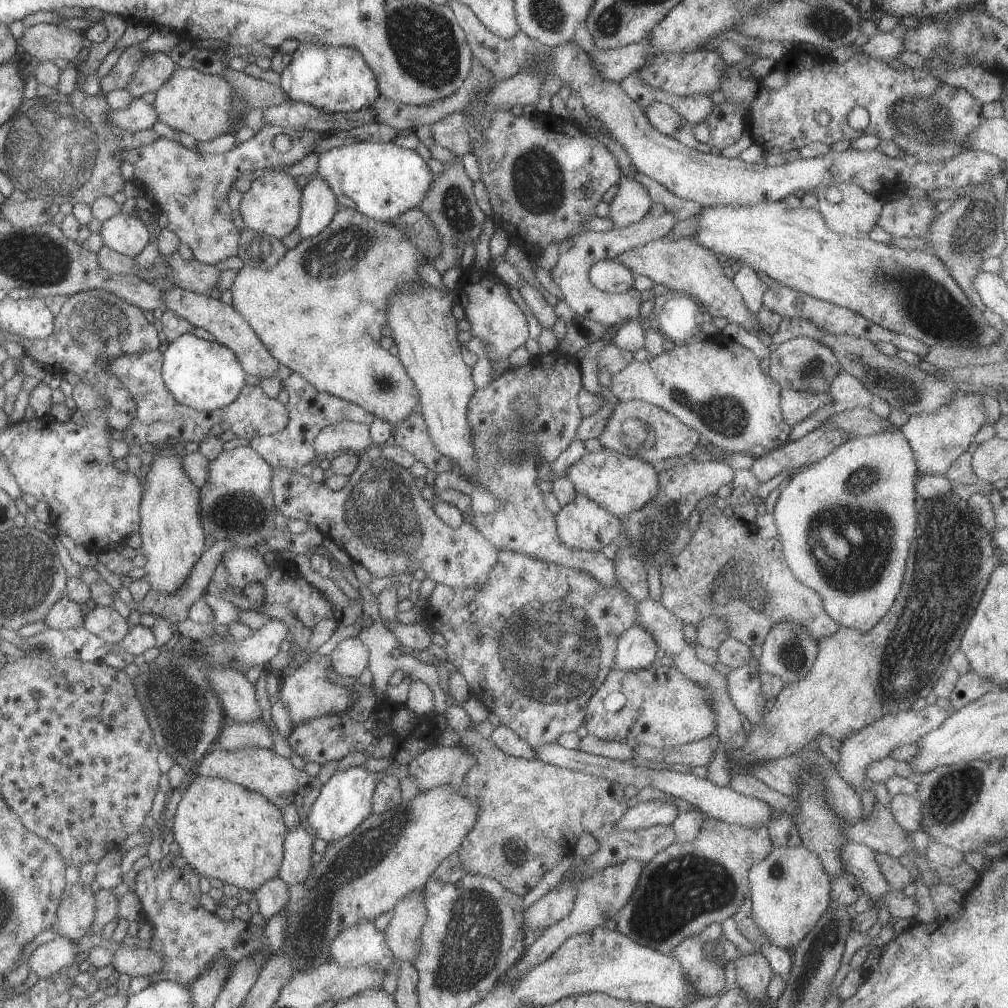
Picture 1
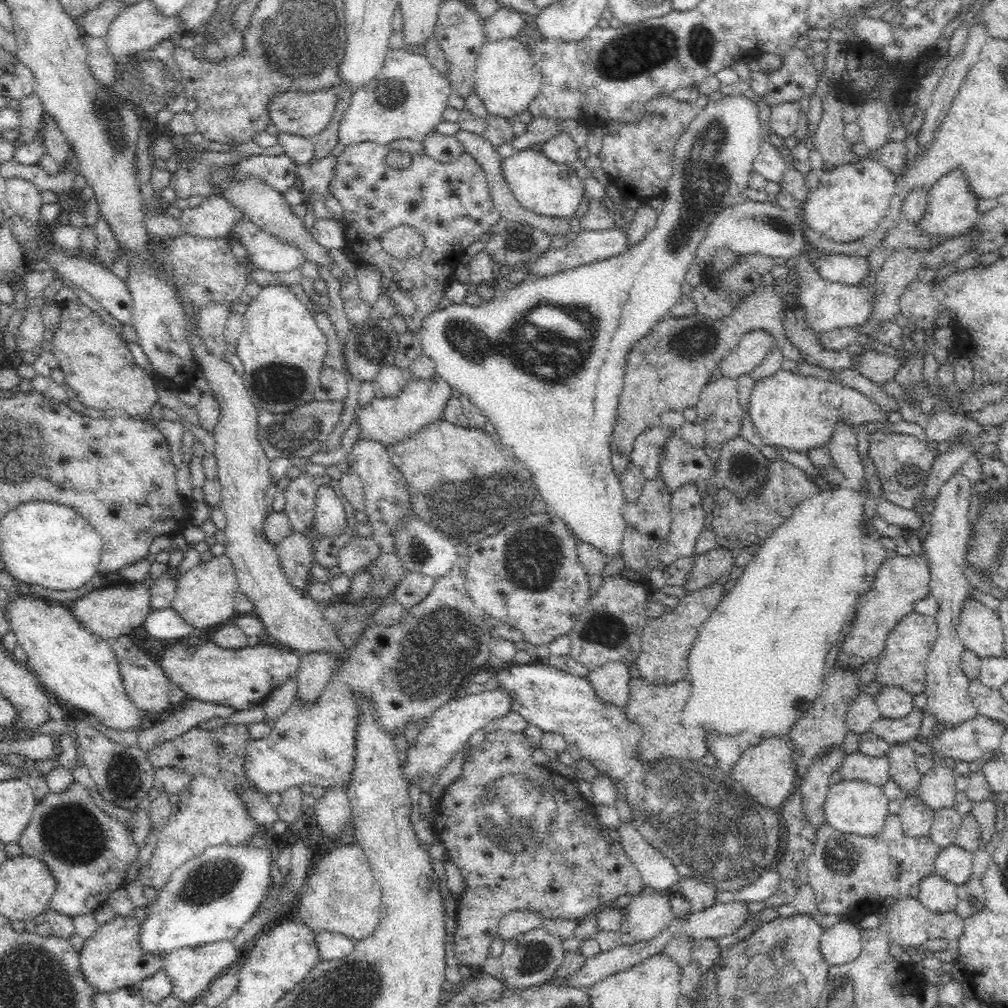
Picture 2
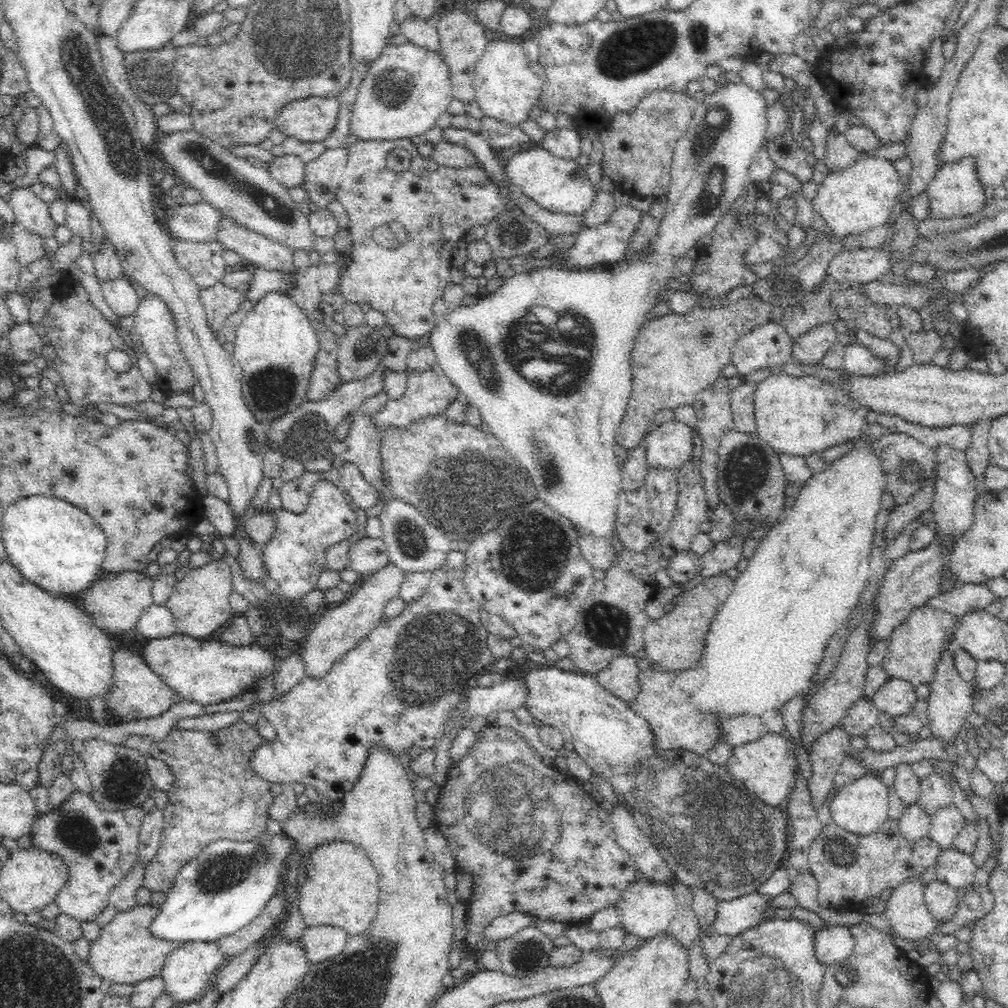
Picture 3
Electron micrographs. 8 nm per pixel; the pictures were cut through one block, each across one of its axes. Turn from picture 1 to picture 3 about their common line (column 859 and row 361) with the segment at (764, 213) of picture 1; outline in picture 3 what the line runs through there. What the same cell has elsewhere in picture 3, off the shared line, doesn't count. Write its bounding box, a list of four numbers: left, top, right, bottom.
[232,292,319,425]

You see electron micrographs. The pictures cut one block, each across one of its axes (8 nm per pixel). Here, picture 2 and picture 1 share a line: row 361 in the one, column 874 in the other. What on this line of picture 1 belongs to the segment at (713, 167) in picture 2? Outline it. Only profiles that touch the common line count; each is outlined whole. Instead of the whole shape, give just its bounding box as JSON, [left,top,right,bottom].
[773,427,919,632]

